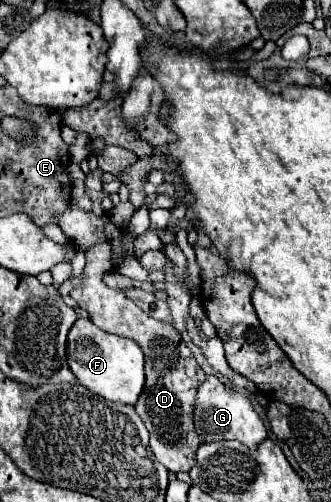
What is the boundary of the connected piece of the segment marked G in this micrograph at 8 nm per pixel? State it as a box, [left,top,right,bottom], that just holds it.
[194,376,266,450]

